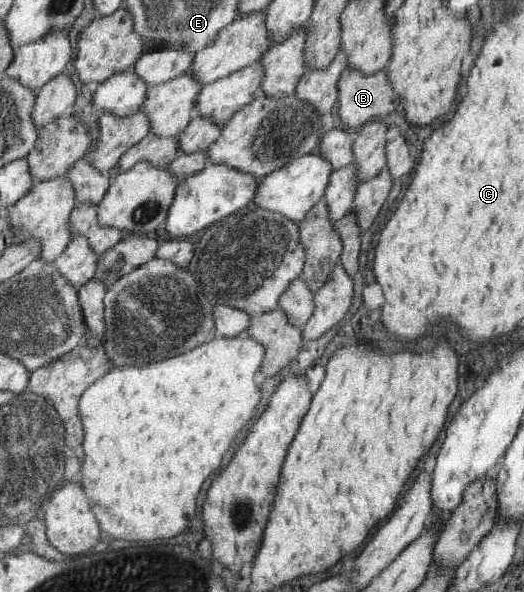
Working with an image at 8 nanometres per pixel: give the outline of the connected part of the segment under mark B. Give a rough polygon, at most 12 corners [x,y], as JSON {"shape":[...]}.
{"shape":[[389,72],[339,79],[337,115],[358,130],[402,106]]}

